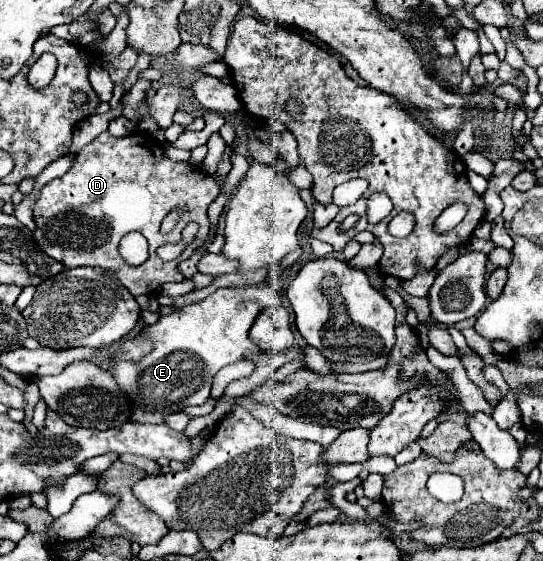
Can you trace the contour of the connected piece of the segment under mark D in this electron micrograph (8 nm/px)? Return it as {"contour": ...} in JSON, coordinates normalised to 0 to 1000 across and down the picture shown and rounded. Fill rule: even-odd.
{"contour":[[[188,235],[177,250],[147,267],[136,296],[118,314],[81,332],[63,364],[63,428],[92,460],[125,478],[173,474],[206,481],[243,528],[276,528],[306,503],[339,499],[339,492],[328,485],[328,471],[350,460],[383,424],[379,374],[401,346],[405,328],[390,314],[350,296],[346,289],[320,289],[306,282],[298,260],[284,253],[280,242],[265,246],[247,239],[210,246],[199,235]],[[317,371],[339,371],[339,396],[324,399],[309,421],[295,414],[295,399],[306,381],[317,378]],[[346,396],[361,396],[368,403],[361,428],[324,463],[298,467],[287,456],[287,442],[328,431],[331,414]],[[247,410],[269,421],[276,435],[276,460],[254,478],[239,478],[217,453],[217,424]]]}

